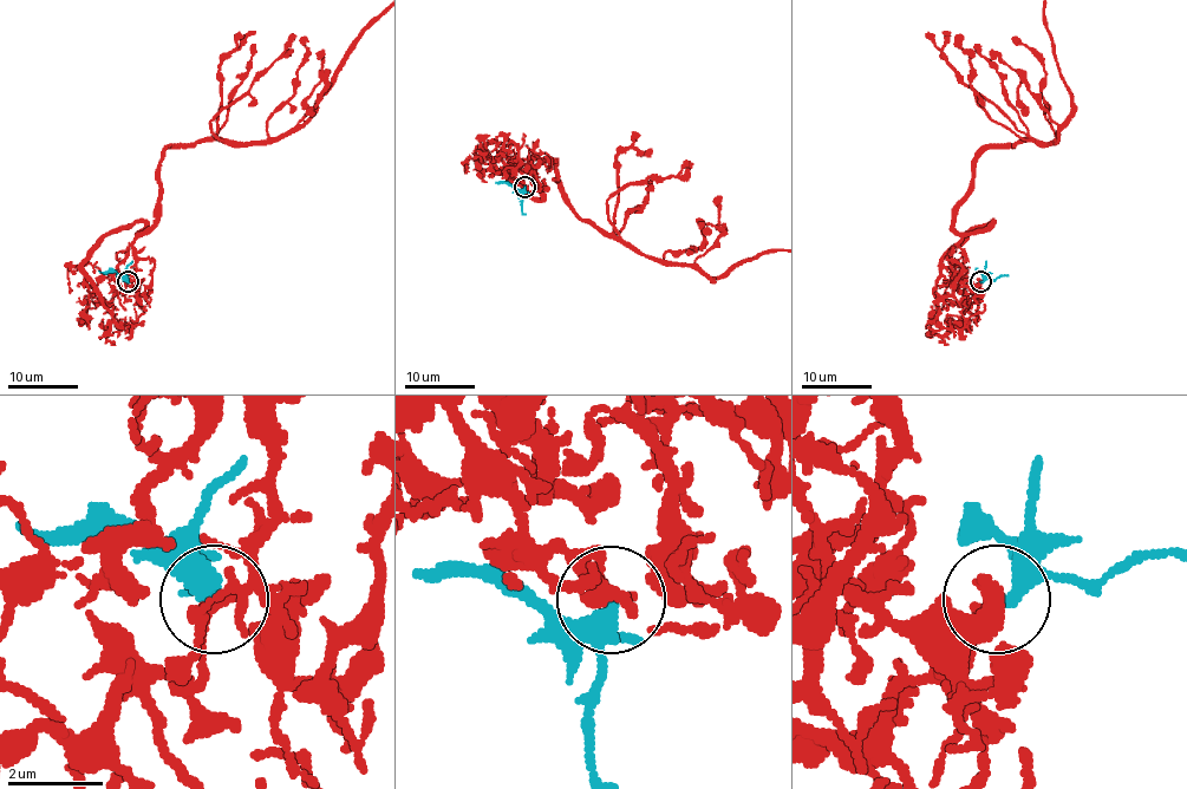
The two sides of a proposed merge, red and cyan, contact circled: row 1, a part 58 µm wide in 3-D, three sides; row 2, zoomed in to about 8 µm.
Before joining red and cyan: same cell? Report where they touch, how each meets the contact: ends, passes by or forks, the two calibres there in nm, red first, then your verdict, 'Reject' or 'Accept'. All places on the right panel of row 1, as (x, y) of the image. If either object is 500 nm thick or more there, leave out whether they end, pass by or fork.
Place: (980, 281). At the ring red passes by. At the ring cyan ends. Thickness 160 nm (red) against 400 nm. Reject

